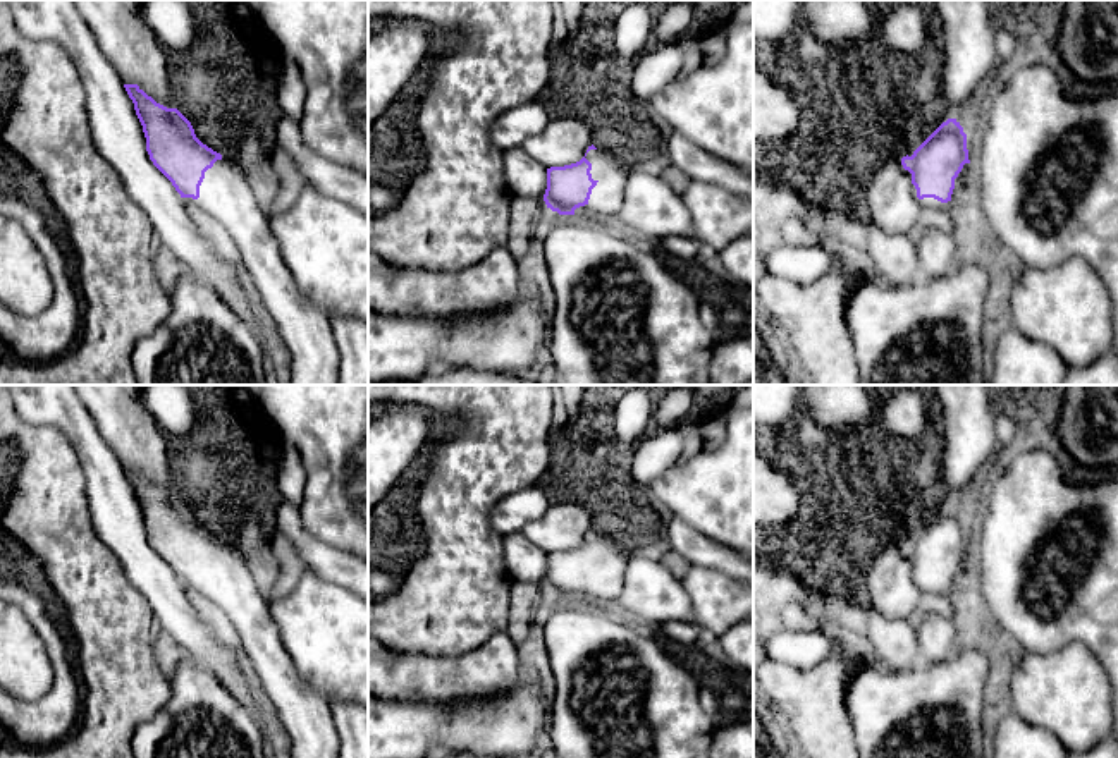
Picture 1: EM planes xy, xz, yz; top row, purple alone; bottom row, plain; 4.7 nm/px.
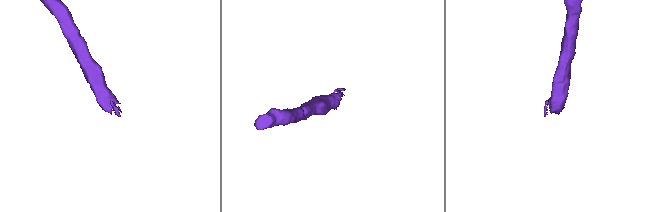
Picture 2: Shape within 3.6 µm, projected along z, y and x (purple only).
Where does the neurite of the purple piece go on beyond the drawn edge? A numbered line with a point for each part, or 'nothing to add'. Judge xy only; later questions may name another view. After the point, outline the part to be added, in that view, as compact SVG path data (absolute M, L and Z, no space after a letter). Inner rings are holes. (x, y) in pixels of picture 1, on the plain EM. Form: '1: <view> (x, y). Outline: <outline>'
1: xy (226, 578). Outline: M222 541L205 557L200 583L187 584L229 615L260 694L275 708L284 730L291 737L291 758L339 758L339 736L332 722L330 703L310 688L296 670L270 614L265 586L241 552Z

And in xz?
1: xz (606, 583). Outline: M599 533L590 535L585 543L592 548L590 559L597 571L592 574L588 588L576 593L574 600L593 607L614 607L633 552Z

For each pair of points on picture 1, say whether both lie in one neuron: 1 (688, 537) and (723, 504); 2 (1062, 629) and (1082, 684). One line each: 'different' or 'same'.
1: different
2: different

